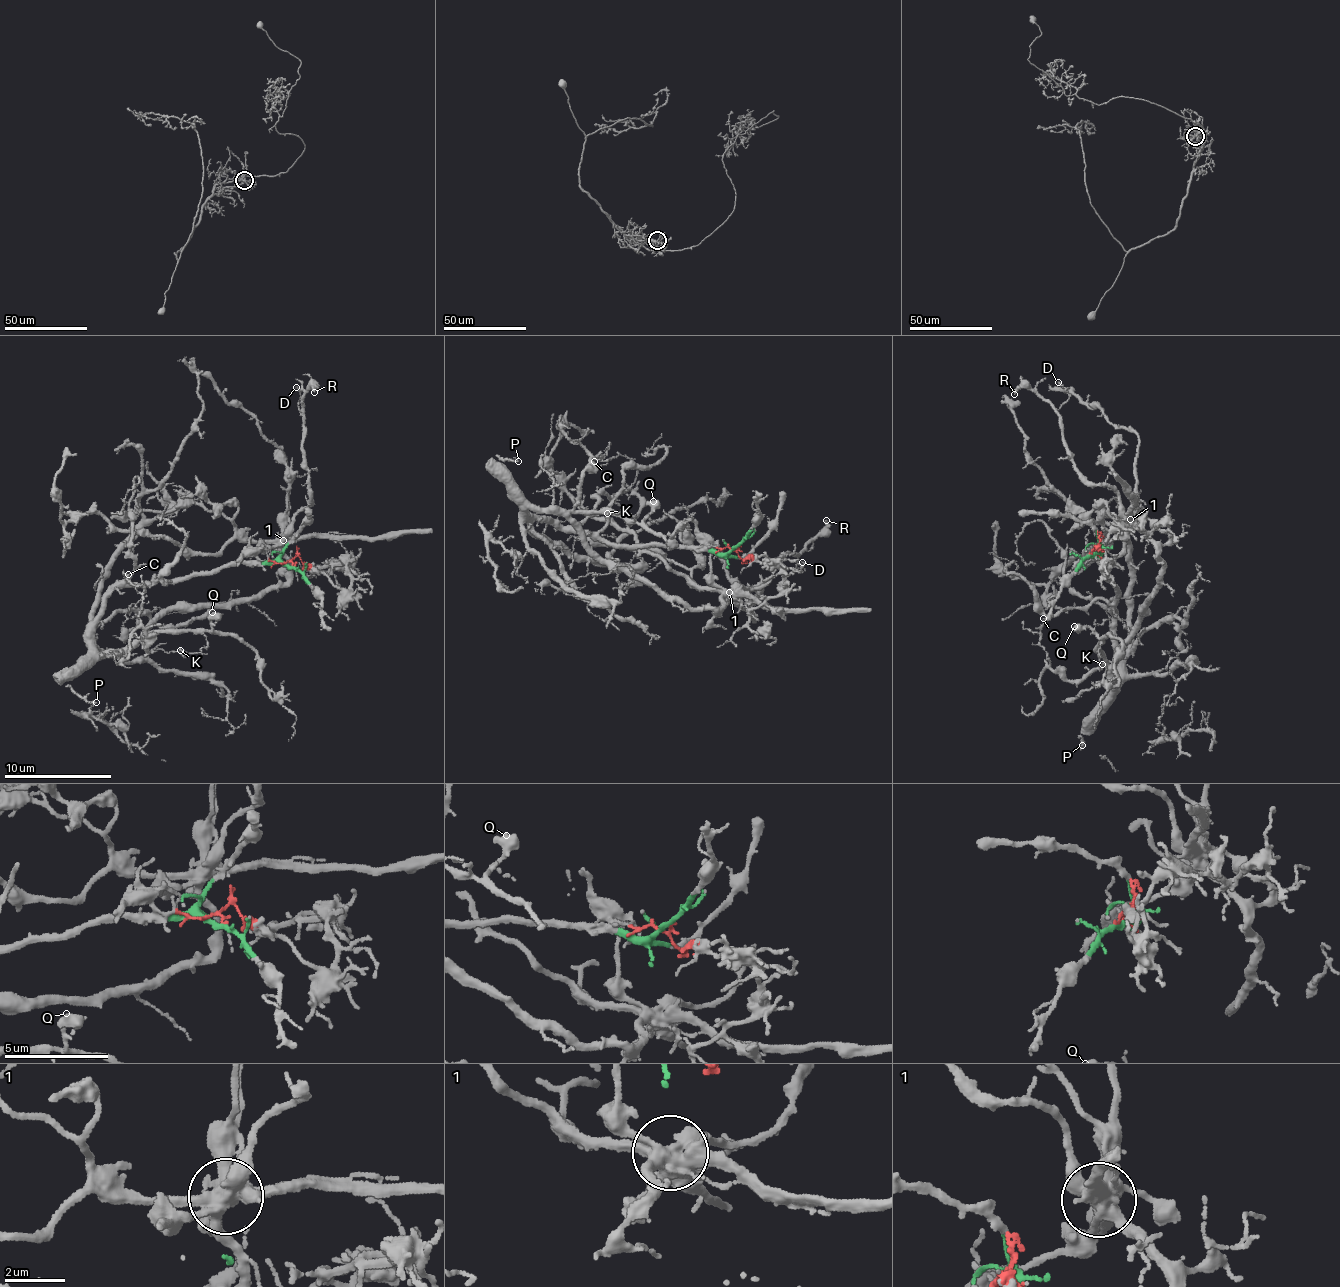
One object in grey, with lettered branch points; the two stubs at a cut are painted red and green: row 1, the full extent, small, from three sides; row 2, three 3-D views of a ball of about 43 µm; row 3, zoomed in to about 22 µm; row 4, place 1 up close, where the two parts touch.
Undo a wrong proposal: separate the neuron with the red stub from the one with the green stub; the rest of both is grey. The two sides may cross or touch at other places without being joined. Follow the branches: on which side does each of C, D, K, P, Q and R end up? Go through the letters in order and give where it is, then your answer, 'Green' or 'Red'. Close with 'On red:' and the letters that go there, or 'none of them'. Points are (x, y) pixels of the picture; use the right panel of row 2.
C: Place: (1043, 618). Green
D: Place: (1058, 382). Green
K: Place: (1102, 664). Green
P: Place: (1082, 745). Green
Q: Place: (1074, 626). Green
R: Place: (1014, 394). Green
On red: none of them

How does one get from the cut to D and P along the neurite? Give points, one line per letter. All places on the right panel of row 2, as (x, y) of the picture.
D: (1091, 554), (1119, 590), (1114, 685), (1109, 673), (1163, 562), (1113, 488), (1075, 466), (1059, 382)
P: (1091, 554), (1102, 555), (1108, 578), (1119, 590), (1112, 631), (1117, 685), (1096, 707), (1083, 731), (1081, 745)

